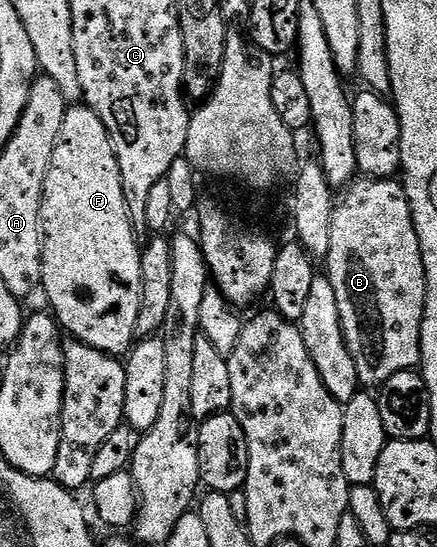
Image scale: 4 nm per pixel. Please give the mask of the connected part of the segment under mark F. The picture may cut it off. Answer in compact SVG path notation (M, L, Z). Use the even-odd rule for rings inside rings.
M85 105L66 108L60 137L46 178L46 194L42 201L42 281L48 293L50 311L58 326L69 338L78 339L92 349L100 349L115 357L129 352L138 335L138 318L142 300L142 247L134 234L130 207L124 197L122 174L114 141L100 117Z

